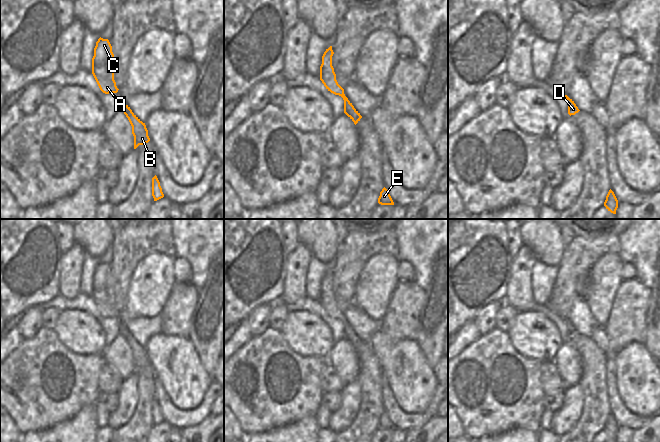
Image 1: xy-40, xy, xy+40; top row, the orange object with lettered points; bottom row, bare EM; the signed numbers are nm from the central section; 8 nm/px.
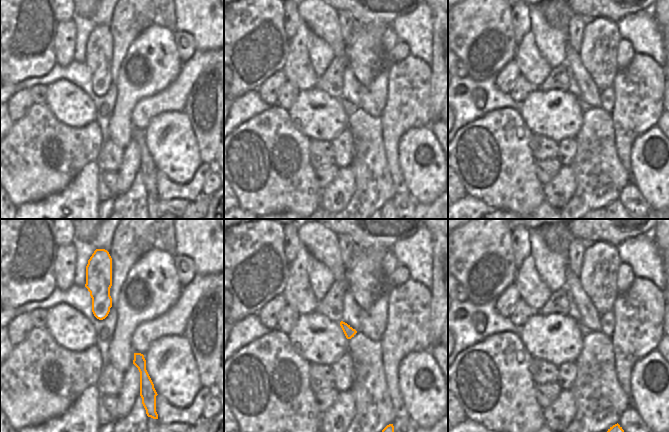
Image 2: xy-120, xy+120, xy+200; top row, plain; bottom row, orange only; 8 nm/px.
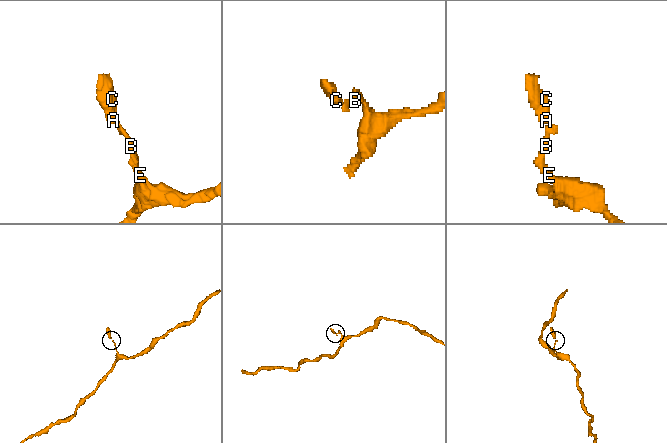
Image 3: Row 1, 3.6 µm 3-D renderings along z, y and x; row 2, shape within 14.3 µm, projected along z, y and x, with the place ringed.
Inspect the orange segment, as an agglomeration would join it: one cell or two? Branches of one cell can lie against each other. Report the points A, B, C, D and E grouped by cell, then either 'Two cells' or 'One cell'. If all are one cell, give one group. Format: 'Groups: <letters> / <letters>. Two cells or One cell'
Groups: A B C D E. One cell

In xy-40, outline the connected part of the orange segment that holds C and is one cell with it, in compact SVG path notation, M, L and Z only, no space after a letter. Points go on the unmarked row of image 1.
M100 261L96 266L92 282L92 298L103 317L118 316L114 304L114 278L108 263Z

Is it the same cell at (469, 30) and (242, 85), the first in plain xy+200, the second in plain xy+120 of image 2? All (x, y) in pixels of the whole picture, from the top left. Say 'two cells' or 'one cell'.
one cell

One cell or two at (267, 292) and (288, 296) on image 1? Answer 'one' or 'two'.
two

